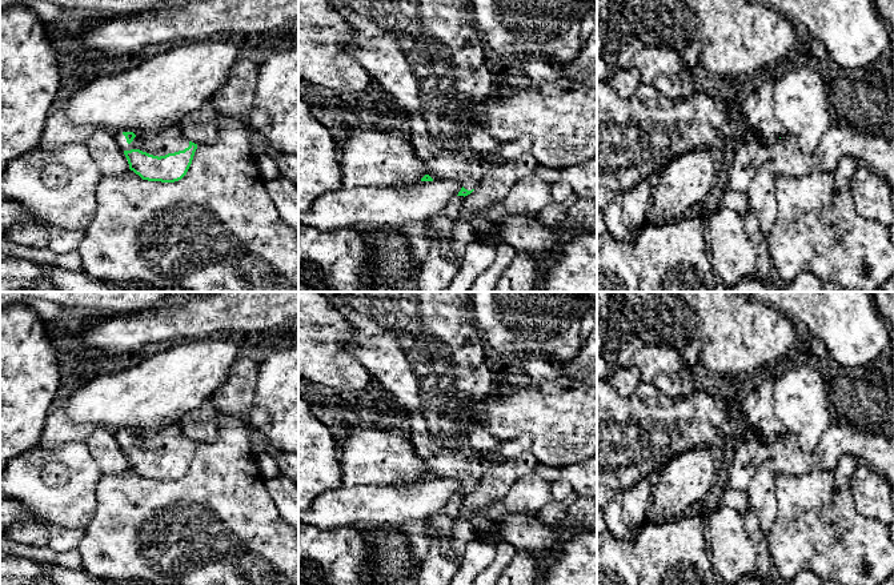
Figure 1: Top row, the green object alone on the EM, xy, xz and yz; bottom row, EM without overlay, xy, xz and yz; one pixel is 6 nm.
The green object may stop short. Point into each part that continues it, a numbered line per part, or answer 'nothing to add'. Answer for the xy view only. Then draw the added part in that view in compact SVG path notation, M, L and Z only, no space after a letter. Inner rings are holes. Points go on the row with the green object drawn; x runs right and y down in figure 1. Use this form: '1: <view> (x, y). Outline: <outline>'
1: xy (171, 139). Outline: M180 124L165 127L148 137L136 136L131 144L127 143L123 132L116 135L116 139L123 151L140 149L159 157L189 147L189 140L184 136Z

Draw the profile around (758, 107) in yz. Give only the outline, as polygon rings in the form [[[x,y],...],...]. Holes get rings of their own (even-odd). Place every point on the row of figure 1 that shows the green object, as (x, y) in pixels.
[[[773,75],[758,77],[753,91],[743,100],[741,113],[755,136],[763,140],[778,140],[787,135],[786,128],[774,113]]]

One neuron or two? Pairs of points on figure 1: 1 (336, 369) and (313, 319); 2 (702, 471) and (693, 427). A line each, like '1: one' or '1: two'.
1: one
2: two

